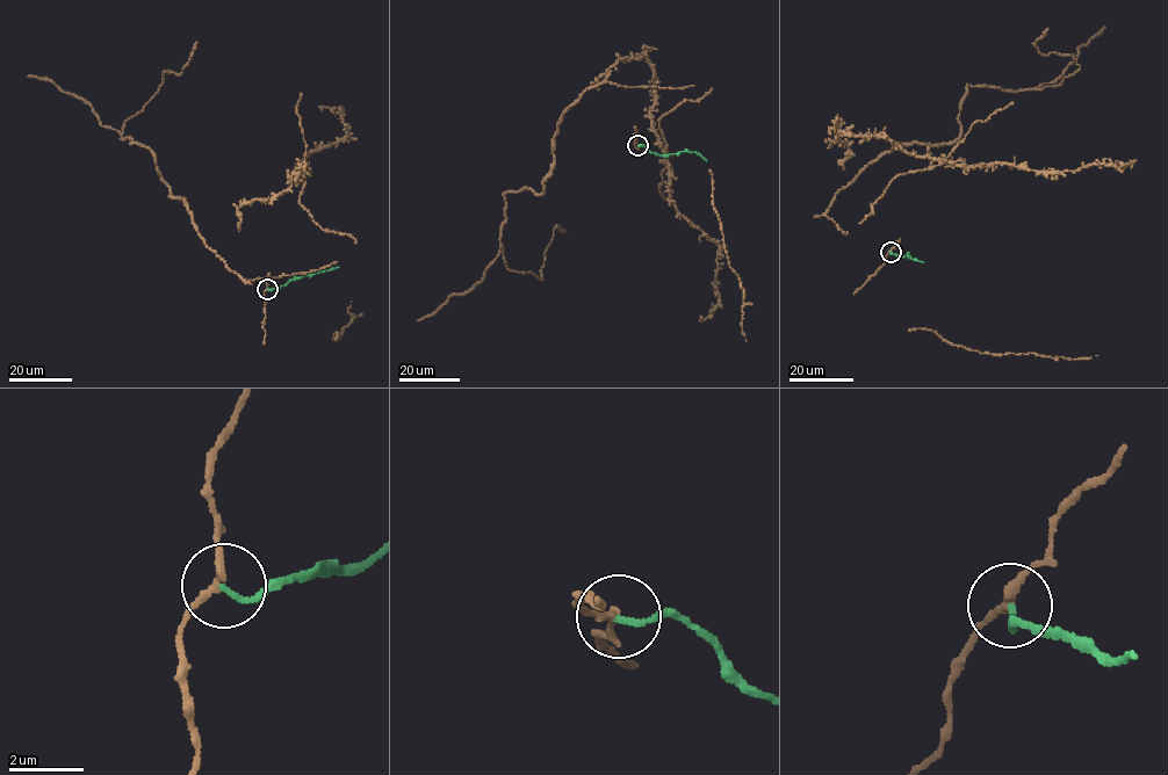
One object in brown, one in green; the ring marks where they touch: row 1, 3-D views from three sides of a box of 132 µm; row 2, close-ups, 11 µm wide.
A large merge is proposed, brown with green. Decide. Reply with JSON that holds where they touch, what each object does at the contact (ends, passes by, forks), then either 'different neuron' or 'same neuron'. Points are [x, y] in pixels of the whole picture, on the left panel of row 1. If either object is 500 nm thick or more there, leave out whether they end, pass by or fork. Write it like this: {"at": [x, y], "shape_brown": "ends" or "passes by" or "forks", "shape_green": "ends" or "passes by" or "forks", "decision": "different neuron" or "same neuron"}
{"at": [267, 289], "shape_brown": "passes by", "shape_green": "ends", "decision": "different neuron"}

